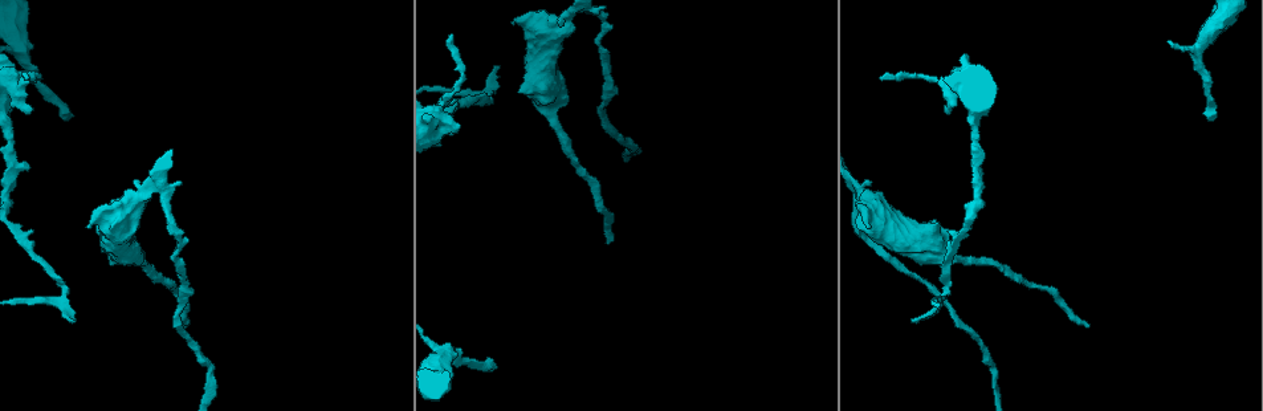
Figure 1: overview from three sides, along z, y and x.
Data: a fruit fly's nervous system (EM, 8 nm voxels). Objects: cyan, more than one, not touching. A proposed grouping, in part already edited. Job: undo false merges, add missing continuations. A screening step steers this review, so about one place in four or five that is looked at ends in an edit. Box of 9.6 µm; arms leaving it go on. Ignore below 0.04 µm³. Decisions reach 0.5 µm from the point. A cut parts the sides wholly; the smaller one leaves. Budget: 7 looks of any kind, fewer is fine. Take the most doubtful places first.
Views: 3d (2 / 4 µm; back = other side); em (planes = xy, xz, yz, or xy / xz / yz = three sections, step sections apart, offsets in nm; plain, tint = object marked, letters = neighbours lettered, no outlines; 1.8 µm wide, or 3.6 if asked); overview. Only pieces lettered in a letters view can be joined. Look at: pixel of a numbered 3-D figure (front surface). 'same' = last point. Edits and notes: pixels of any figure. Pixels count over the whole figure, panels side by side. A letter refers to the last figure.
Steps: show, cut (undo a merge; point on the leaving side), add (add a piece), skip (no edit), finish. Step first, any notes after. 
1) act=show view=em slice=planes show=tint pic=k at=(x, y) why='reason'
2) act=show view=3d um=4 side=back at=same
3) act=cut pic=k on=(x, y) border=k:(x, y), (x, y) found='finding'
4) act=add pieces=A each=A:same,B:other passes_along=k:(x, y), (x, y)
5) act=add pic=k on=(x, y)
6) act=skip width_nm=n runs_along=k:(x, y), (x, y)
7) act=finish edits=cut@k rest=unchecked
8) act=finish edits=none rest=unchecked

act=show view=em slice=planes show=tint pic=1 at=(73, 116) why='tapers out'

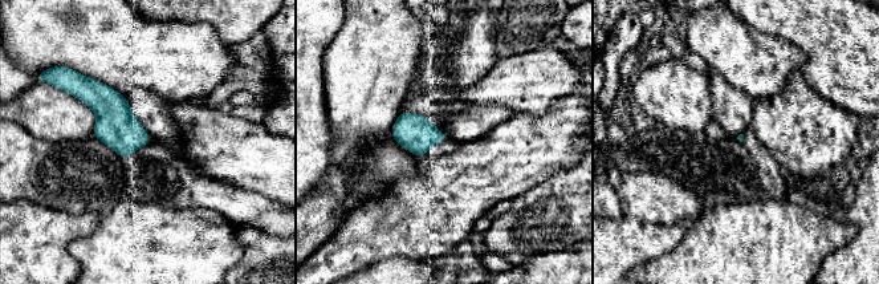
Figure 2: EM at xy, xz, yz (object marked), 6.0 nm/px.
act=show view=em slice=planes show=letters at=same

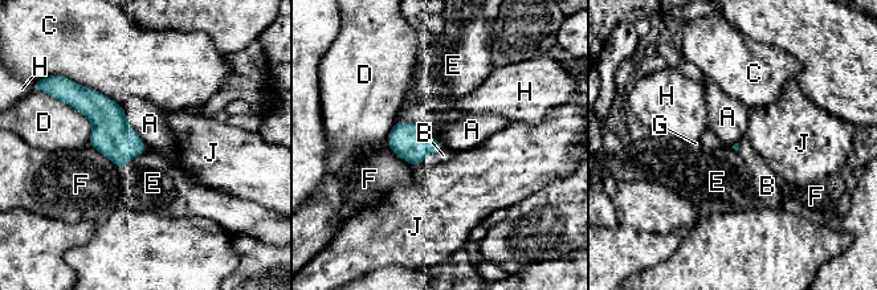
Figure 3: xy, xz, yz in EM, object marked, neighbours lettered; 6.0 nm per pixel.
act=add pieces=B each=A:other,B:same,C:other,D:other,E:other,F:other,G:other,H:other,J:other found='the neuron continues'

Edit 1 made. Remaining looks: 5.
act=show view=overview

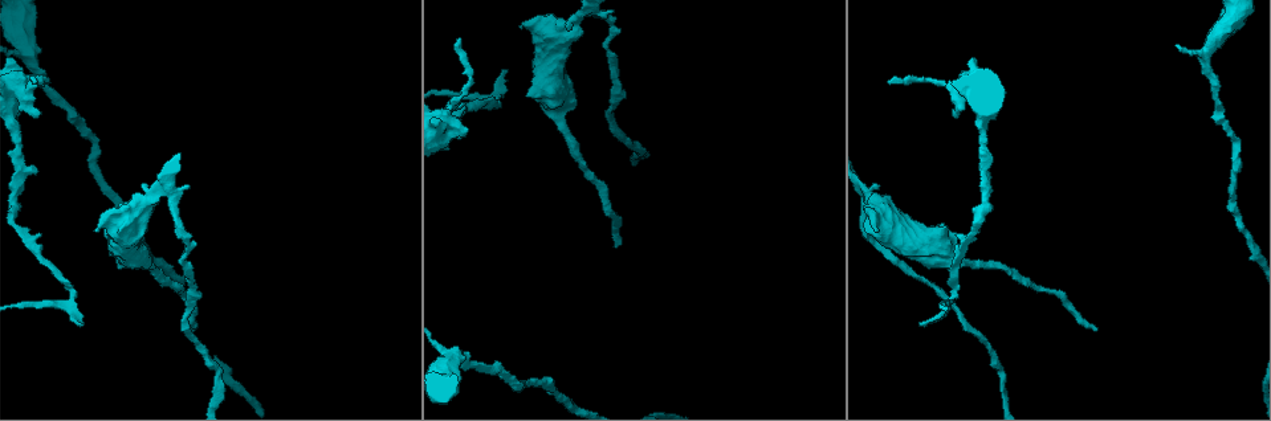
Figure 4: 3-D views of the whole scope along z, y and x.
act=show view=em slice=xy step=4 show=tint pic=4 at=(74, 297) why='abrupt turn'

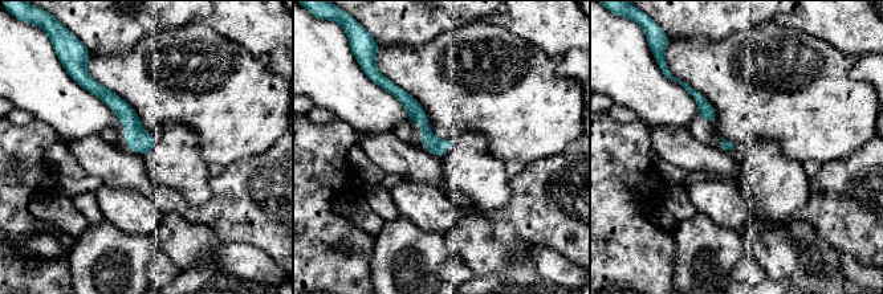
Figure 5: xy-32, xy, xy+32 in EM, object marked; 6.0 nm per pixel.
act=show view=em slice=planes show=tint at=same why='another direction'

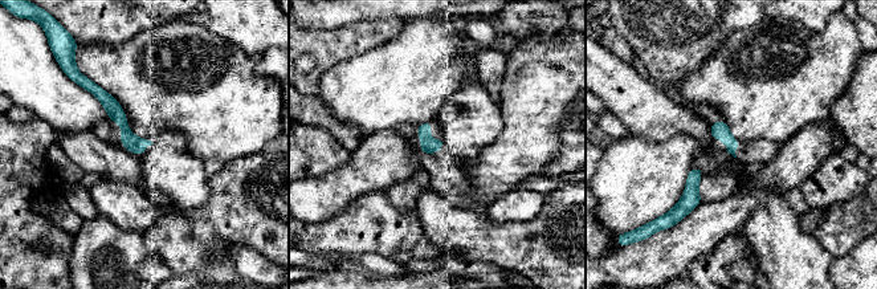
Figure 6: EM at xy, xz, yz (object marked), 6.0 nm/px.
act=show view=em slice=planes show=letters at=same why='what lies round it'

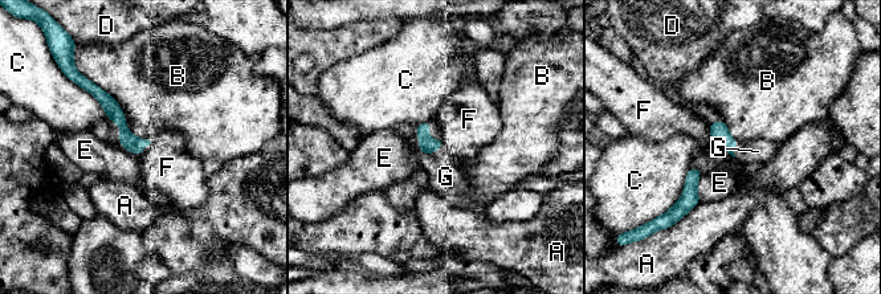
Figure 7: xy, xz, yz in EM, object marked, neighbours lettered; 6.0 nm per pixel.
act=add pieces=G each=A:other,B:other,C:other,D:other,E:other,F:other,G:same found='the neuron continues'

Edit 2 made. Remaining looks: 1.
act=show view=em slice=xz step=16 show=letters pic=4 at=(37, 111) why='an open end'

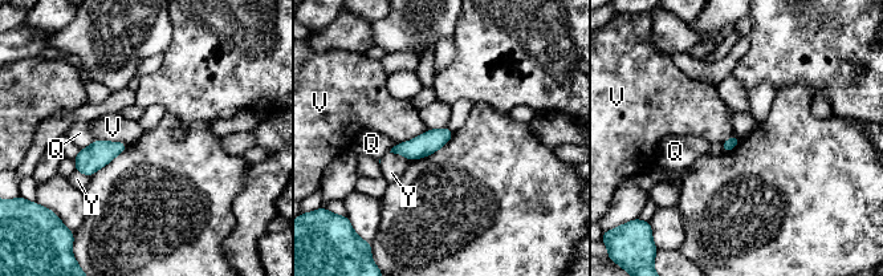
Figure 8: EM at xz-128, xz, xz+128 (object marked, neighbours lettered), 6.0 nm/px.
act=skip each=Q:other,V:other,Y:other border=8:(94, 138), (125, 142), (127, 145) found='no lettered piece goes on from it'

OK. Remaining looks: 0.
act=finish edits=add@3,add@7 rest=unchecked

